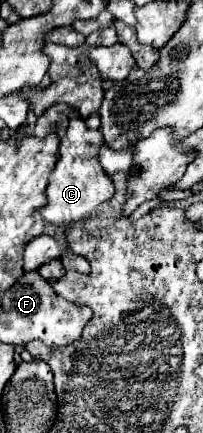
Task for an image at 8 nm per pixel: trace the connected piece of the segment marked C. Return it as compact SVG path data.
M79 114L69 118L67 134L61 138L59 160L49 176L47 184L47 206L41 208L41 216L55 226L69 226L73 222L89 218L89 214L105 200L113 198L113 180L101 170L97 160L97 150L101 148L103 134L99 130L89 130Z

